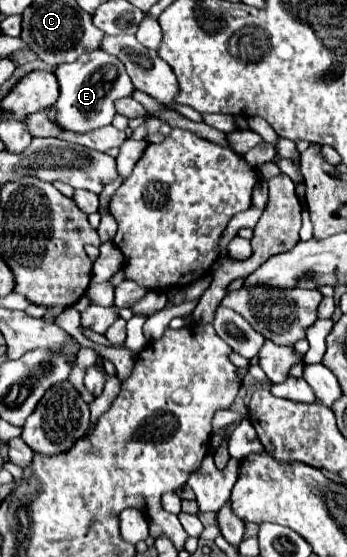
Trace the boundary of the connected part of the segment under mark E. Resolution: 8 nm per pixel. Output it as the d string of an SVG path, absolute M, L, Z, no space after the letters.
M102 48L90 54L82 54L72 64L60 64L56 76L60 82L60 98L56 100L56 120L64 130L72 132L88 132L110 124L116 114L114 100L130 96L134 90L134 86L128 86L128 74L122 68L122 62L116 56L102 52Z

